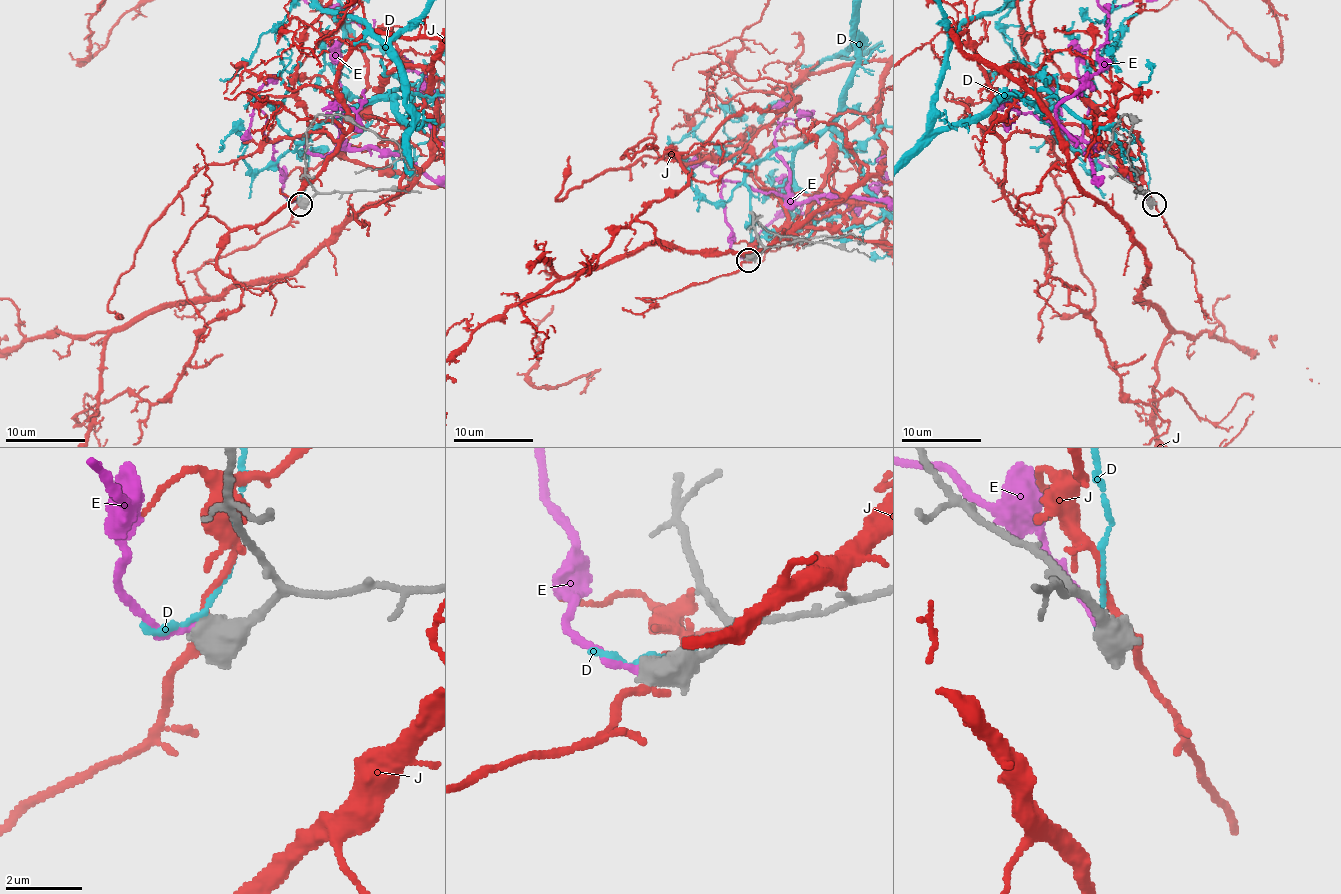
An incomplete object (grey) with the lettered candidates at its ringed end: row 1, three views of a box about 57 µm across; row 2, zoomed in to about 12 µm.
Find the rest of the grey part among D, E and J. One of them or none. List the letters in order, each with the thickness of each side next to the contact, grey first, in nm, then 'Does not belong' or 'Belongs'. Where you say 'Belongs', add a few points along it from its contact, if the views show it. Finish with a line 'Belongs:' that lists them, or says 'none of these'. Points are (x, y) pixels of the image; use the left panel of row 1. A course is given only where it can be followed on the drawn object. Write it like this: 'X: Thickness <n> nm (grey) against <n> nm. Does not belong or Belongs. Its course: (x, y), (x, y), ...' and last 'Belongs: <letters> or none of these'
D: Thickness 650 nm (grey) against 130 nm. Does not belong
E: Thickness 650 nm (grey) against 220 nm. Does not belong
J: Thickness 750 nm (grey) against 200 nm. Does not belong
Belongs: none of these

